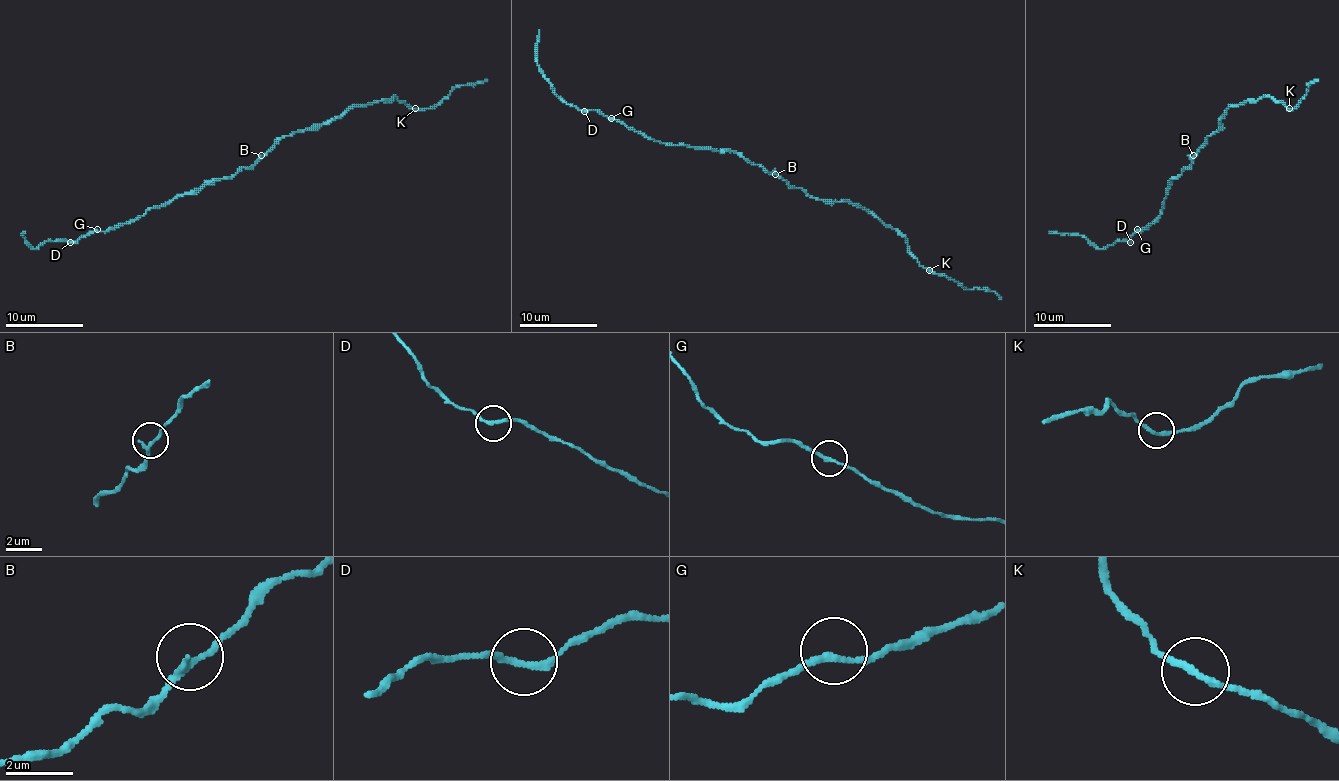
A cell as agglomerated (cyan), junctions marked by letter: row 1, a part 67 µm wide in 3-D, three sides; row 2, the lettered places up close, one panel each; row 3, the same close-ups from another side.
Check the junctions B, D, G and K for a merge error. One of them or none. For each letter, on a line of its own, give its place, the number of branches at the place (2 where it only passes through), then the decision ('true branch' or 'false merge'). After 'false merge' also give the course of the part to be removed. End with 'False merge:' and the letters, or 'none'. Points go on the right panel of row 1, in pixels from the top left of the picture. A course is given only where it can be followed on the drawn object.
B: (1193, 155) | 2 | true branch
D: (1130, 242) | 2 | false merge | (1131, 241), (1115, 241), (1100, 249), (1084, 237), (1049, 231)
G: (1137, 229) | 2 | true branch
K: (1289, 108) | 2 | true branch
False merge: D

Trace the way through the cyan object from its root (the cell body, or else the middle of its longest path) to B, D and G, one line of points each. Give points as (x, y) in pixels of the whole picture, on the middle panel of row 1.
B: (761, 166), (775, 174)
D: (761, 166), (751, 165), (732, 151), (660, 143), (595, 110), (584, 112)
G: (761, 166), (751, 165), (732, 151), (660, 143), (611, 118)

